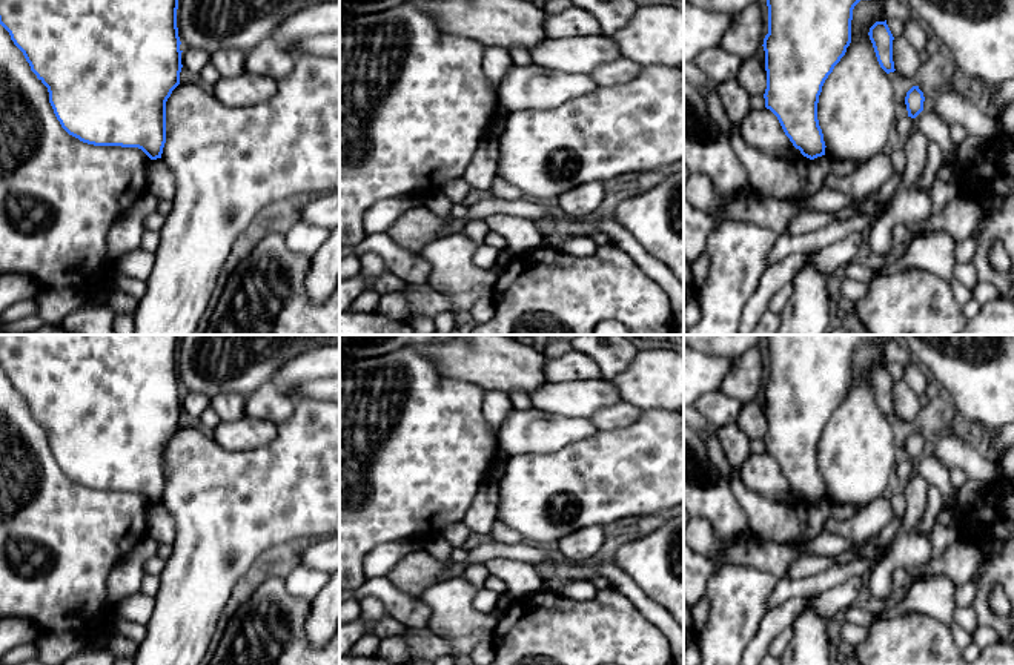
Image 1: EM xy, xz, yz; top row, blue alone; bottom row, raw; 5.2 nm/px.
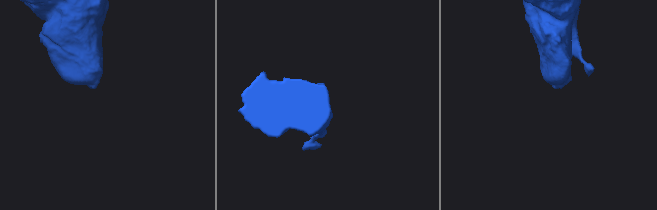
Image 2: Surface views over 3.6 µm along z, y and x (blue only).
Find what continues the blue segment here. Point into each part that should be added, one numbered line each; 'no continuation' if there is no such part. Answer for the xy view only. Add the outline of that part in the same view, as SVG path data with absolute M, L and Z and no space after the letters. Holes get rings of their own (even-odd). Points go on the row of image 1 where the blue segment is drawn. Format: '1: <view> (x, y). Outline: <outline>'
no continuation

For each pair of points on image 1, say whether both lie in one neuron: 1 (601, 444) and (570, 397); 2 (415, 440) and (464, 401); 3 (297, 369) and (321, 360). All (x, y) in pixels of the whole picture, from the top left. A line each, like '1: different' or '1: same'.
1: different
2: same
3: same

